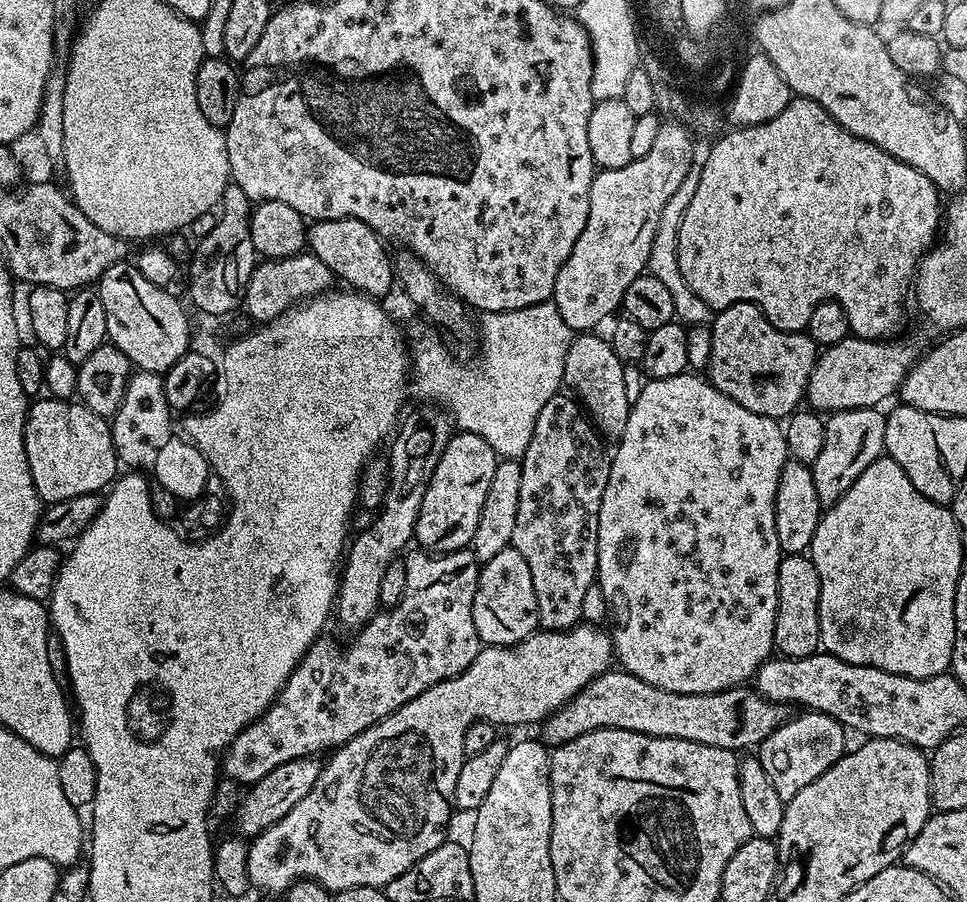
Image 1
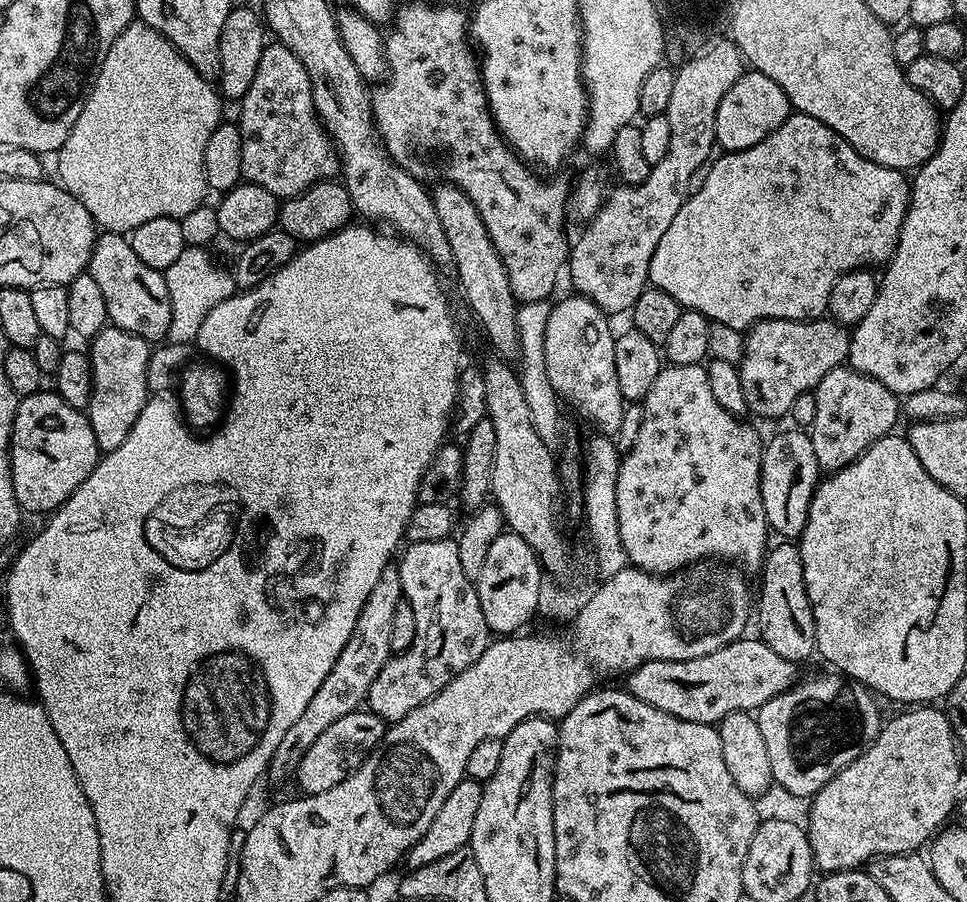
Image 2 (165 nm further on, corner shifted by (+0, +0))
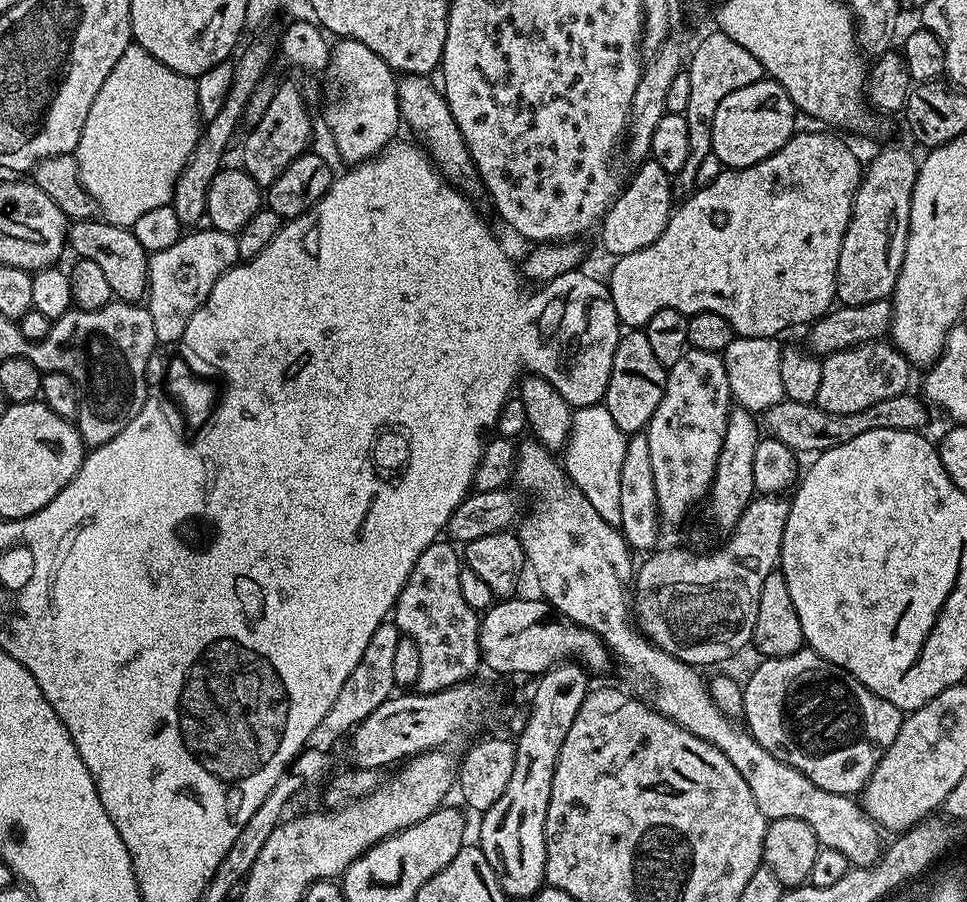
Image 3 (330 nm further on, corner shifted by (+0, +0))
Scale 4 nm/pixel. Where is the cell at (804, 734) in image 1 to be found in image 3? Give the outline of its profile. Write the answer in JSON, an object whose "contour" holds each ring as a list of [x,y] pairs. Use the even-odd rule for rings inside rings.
{"contour":[[[807,646],[794,654],[770,656],[759,662],[761,664],[753,670],[752,677],[742,684],[742,720],[752,737],[760,743],[762,750],[770,750],[774,758],[794,766],[794,770],[806,774],[806,778],[810,778],[814,786],[822,786],[822,790],[851,797],[863,793],[878,762],[886,754],[886,750],[890,750],[894,738],[898,738],[905,713],[898,706],[886,702],[886,698],[878,698],[878,694],[862,686],[858,678],[834,666]]]}

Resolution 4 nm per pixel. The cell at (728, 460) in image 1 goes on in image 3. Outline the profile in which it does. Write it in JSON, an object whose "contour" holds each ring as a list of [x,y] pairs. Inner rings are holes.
{"contour":[[[689,347],[684,356],[668,369],[662,402],[658,402],[658,410],[654,410],[654,418],[650,418],[646,429],[656,506],[659,519],[665,525],[682,523],[688,511],[696,503],[699,505],[712,489],[714,470],[718,466],[718,454],[722,450],[726,422],[733,404],[721,353]]]}

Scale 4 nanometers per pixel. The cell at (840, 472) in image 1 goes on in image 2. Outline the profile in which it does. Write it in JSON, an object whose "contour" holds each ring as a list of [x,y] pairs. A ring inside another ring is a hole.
{"contour":[[[851,366],[830,370],[830,374],[818,382],[814,391],[818,410],[810,425],[810,435],[814,442],[814,454],[818,457],[818,466],[828,474],[850,466],[875,440],[889,435],[895,429],[892,427],[896,419],[902,416],[901,397],[882,386],[882,382],[855,372]]]}

